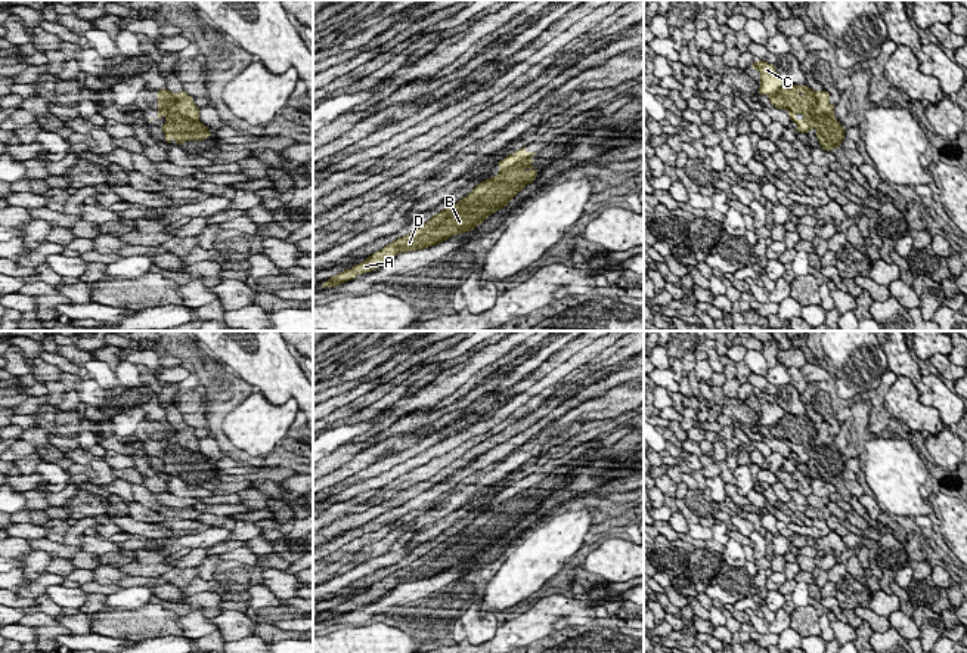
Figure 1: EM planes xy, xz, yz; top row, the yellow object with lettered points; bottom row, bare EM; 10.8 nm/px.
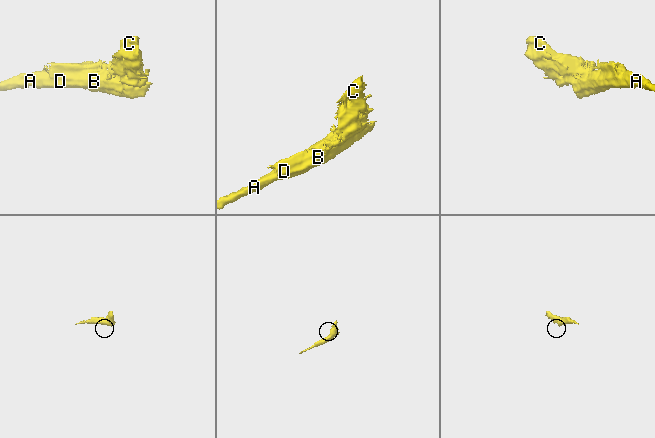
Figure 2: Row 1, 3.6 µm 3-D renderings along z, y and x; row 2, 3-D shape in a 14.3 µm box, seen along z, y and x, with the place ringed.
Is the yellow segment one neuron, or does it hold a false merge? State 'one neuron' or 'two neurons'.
two neurons

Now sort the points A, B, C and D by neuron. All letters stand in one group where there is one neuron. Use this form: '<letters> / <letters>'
A B D / C

